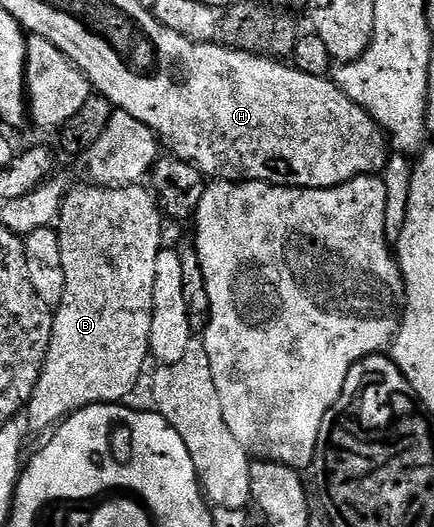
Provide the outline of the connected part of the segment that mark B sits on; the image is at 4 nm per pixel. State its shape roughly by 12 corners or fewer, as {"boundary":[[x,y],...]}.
{"boundary":[[84,183],[65,295],[25,410],[50,430],[126,402],[149,362],[165,214]]}

